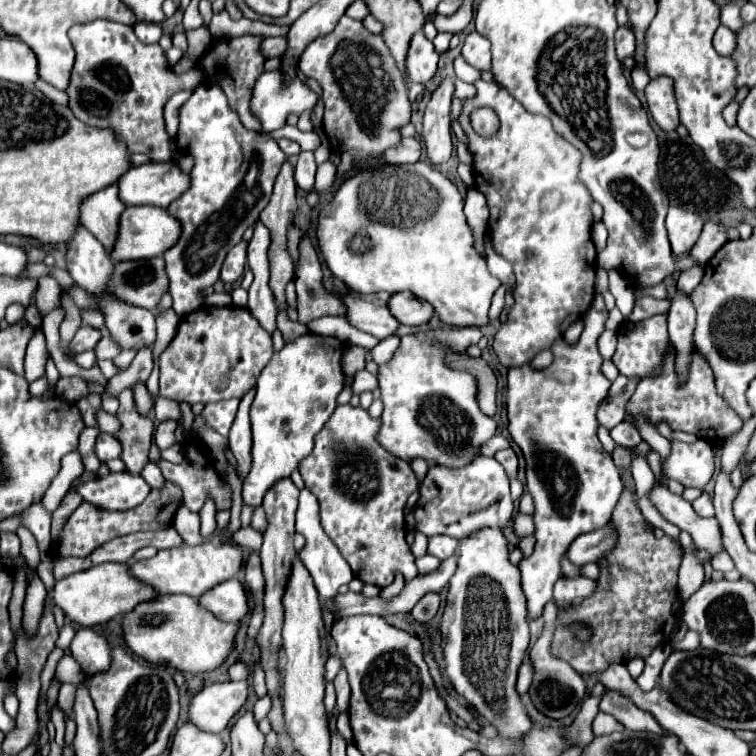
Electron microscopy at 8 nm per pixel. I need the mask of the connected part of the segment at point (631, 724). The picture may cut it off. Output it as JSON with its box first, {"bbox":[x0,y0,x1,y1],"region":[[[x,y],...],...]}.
{"bbox":[600,691,664,733],"region":[[[606,691],[602,695],[602,701],[600,701],[600,711],[614,715],[630,731],[664,733],[664,729],[658,725],[658,721],[650,713],[638,709],[630,699],[622,697],[620,693]]]}

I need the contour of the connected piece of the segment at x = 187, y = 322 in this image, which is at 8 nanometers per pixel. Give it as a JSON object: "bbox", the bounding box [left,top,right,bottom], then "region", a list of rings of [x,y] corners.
{"bbox":[160,305,272,405],"region":[[[204,305],[204,309],[192,311],[188,317],[180,319],[176,337],[160,355],[160,397],[186,401],[190,405],[216,403],[232,397],[242,399],[244,393],[256,385],[256,379],[264,365],[270,361],[272,353],[272,335],[262,329],[262,325],[252,317],[252,313],[248,313],[248,309]]]}

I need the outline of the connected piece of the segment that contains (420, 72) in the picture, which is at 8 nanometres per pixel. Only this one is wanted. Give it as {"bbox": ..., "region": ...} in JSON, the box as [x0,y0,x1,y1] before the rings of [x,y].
{"bbox":[406,31,438,83],"region":[[[422,31],[416,33],[410,41],[408,59],[406,59],[406,69],[408,69],[410,81],[428,83],[436,73],[436,63],[438,63],[438,53],[436,53],[432,41],[428,41]]]}

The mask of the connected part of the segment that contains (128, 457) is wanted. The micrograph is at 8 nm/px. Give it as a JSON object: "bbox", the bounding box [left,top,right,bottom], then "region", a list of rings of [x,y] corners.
{"bbox":[116,389,152,475],"region":[[[124,389],[118,395],[120,407],[116,413],[116,419],[120,421],[120,429],[116,431],[116,439],[122,445],[120,459],[126,465],[126,471],[140,475],[148,459],[148,449],[152,445],[152,421],[142,417],[136,411],[134,395],[130,389]]]}

